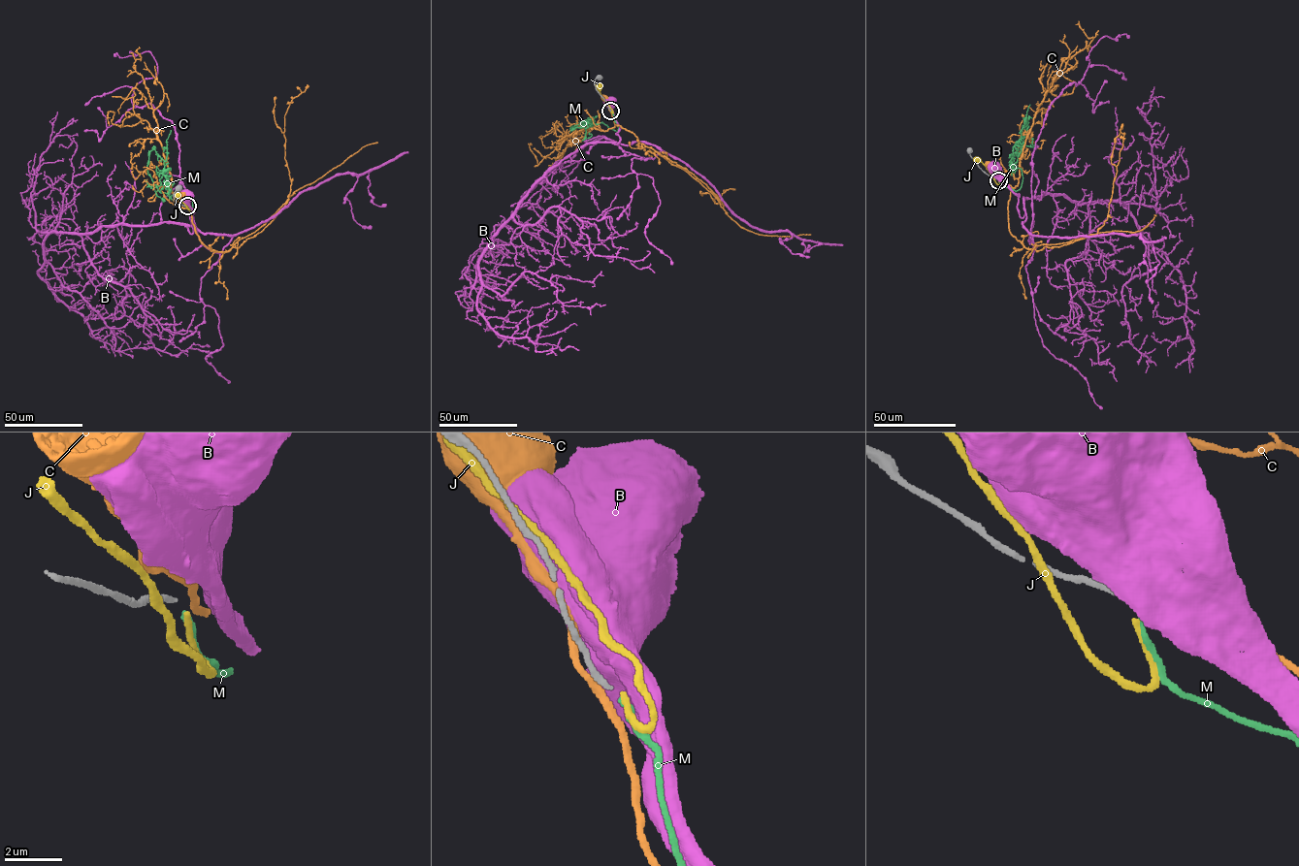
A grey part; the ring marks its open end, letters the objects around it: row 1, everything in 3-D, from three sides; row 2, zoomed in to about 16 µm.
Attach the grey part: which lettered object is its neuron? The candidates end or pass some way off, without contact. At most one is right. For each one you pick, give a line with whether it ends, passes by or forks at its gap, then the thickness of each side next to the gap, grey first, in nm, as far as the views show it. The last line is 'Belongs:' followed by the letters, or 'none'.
M: it ends; calibres 200 and 200 nm
Belongs: M

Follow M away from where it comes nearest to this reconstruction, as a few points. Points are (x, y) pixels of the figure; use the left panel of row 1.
M: (187, 207), (193, 209), (191, 195), (185, 189), (174, 201), (163, 174), (159, 185), (147, 174), (153, 145)

